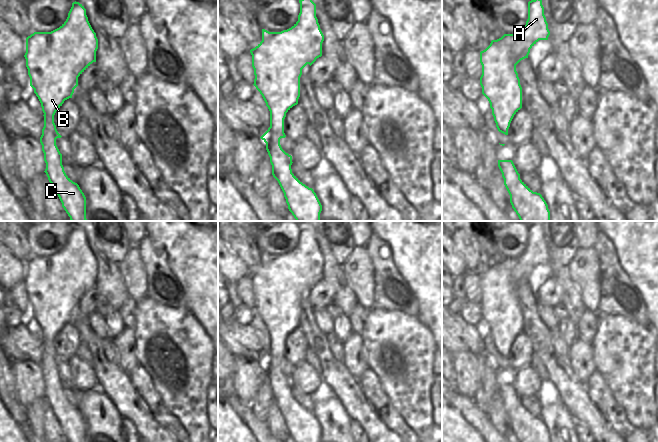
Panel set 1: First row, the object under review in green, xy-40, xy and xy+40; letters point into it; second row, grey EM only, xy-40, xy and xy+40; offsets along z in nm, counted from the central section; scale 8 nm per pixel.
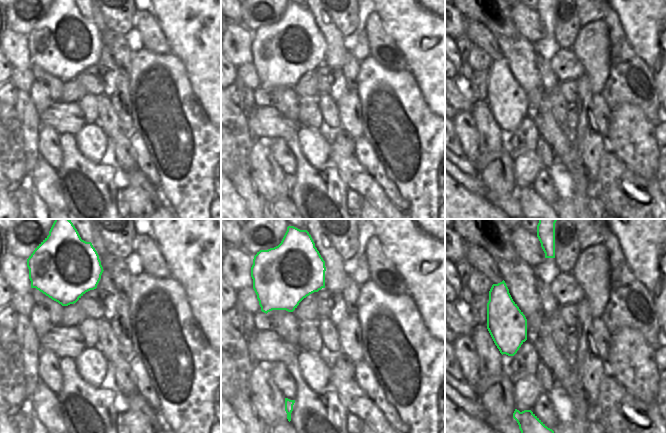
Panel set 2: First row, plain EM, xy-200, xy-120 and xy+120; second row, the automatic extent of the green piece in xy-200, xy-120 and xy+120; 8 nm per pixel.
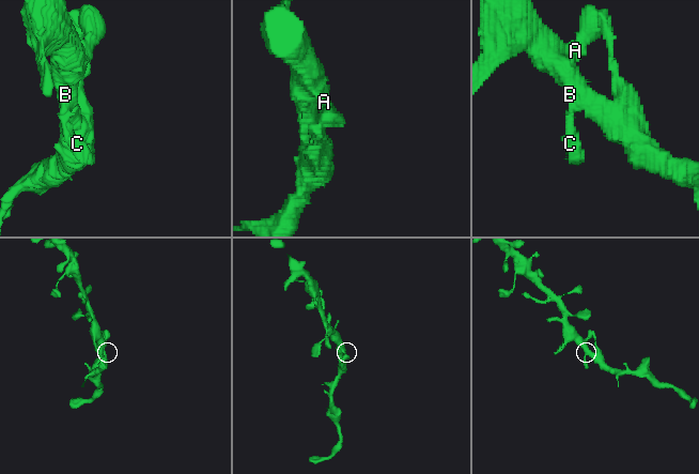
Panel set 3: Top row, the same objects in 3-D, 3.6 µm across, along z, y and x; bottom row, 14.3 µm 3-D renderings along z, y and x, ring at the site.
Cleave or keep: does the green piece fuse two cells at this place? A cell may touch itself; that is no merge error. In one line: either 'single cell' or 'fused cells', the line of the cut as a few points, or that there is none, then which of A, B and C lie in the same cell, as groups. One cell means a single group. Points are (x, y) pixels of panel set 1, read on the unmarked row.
single cell; no cut; A B C

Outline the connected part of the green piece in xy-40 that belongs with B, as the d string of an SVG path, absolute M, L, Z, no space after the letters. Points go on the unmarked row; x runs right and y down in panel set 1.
M73 226L66 245L51 256L34 256L26 262L26 291L30 301L30 310L38 321L44 337L44 351L40 361L45 397L54 415L58 419L62 431L70 442L86 442L86 421L79 409L73 406L65 397L56 363L62 360L54 347L54 339L65 324L72 322L74 313L78 310L78 301L96 286L98 263L92 253L86 233L79 226Z

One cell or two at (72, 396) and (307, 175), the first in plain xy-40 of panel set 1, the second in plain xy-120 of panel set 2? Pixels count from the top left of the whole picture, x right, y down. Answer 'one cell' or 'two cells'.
two cells

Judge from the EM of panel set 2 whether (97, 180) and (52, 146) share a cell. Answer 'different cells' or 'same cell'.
different cells

